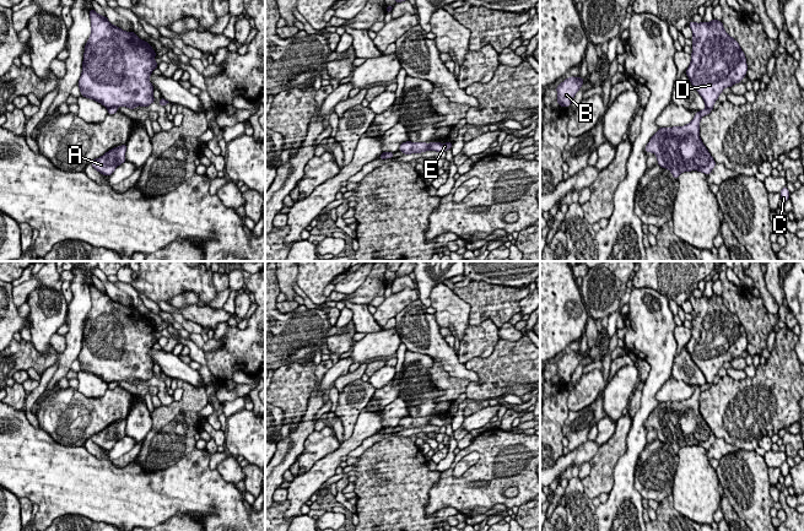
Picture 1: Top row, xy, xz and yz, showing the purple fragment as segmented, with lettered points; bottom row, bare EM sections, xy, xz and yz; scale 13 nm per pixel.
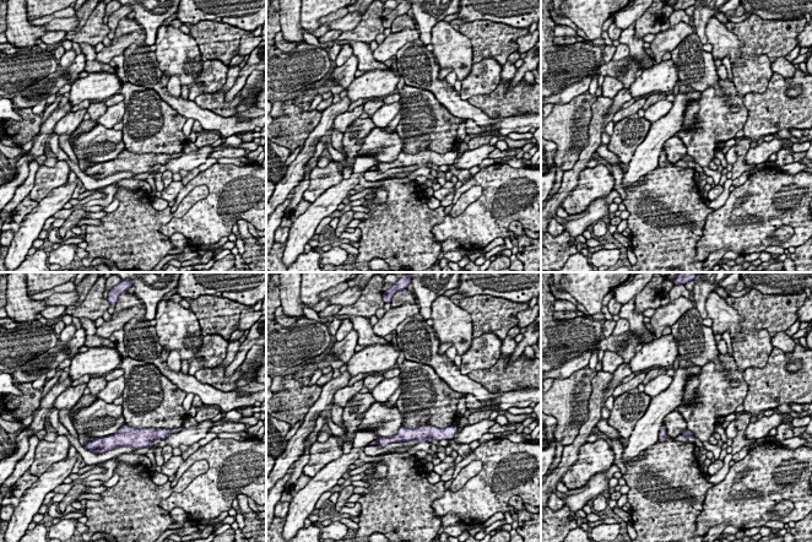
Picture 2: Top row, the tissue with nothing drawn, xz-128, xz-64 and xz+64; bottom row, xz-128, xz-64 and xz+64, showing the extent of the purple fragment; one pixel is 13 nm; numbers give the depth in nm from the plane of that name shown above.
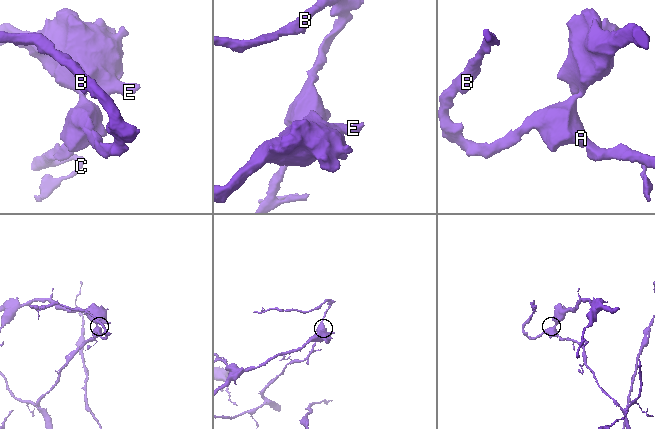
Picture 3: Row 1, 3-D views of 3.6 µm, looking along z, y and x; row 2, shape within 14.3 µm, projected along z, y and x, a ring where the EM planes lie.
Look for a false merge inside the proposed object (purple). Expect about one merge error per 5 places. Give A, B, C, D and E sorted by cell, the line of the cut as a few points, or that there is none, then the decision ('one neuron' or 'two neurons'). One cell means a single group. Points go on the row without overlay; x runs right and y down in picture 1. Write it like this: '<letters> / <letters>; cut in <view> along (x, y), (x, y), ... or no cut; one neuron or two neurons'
A B C / D E; cut in yz along (706, 382), (711, 384); two neurons

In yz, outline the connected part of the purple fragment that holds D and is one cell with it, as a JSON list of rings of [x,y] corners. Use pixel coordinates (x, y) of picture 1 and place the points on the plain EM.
[[[691,296],[689,300],[694,311],[686,350],[703,373],[706,383],[713,384],[723,364],[746,351],[746,332],[739,318],[724,305],[722,296]]]

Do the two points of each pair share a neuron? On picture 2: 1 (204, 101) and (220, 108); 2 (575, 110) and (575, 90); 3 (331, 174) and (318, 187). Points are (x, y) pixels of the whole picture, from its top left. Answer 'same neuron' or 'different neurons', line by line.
1: same neuron
2: different neurons
3: same neuron

